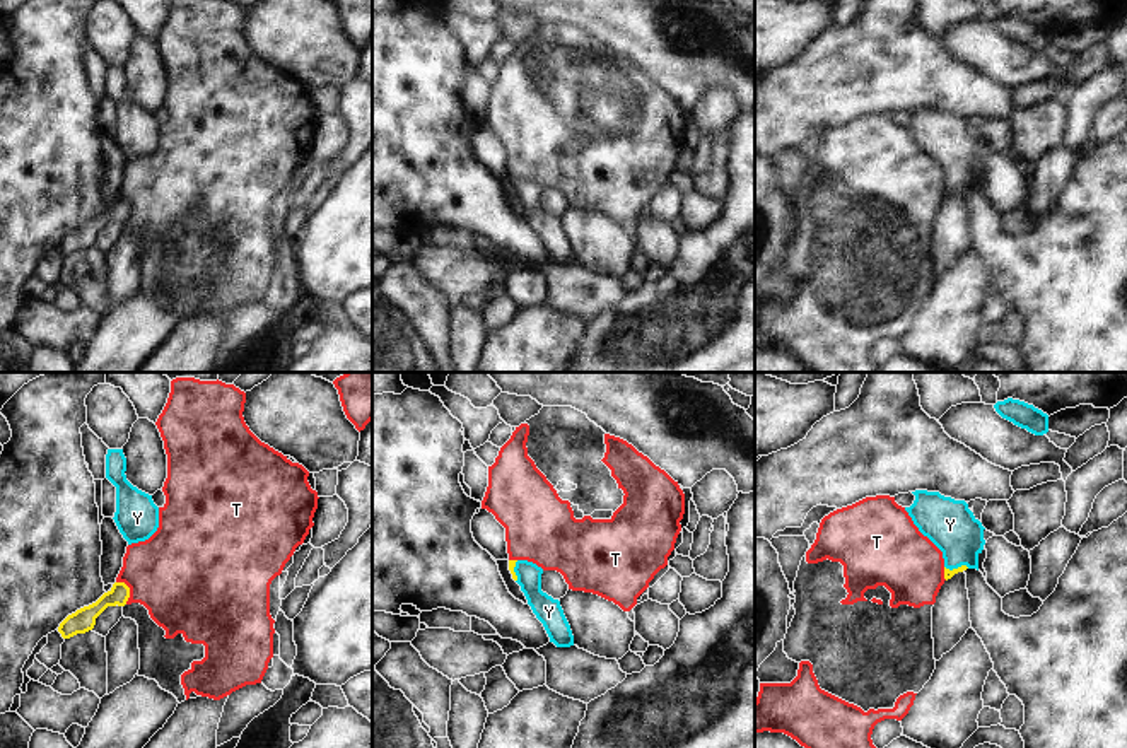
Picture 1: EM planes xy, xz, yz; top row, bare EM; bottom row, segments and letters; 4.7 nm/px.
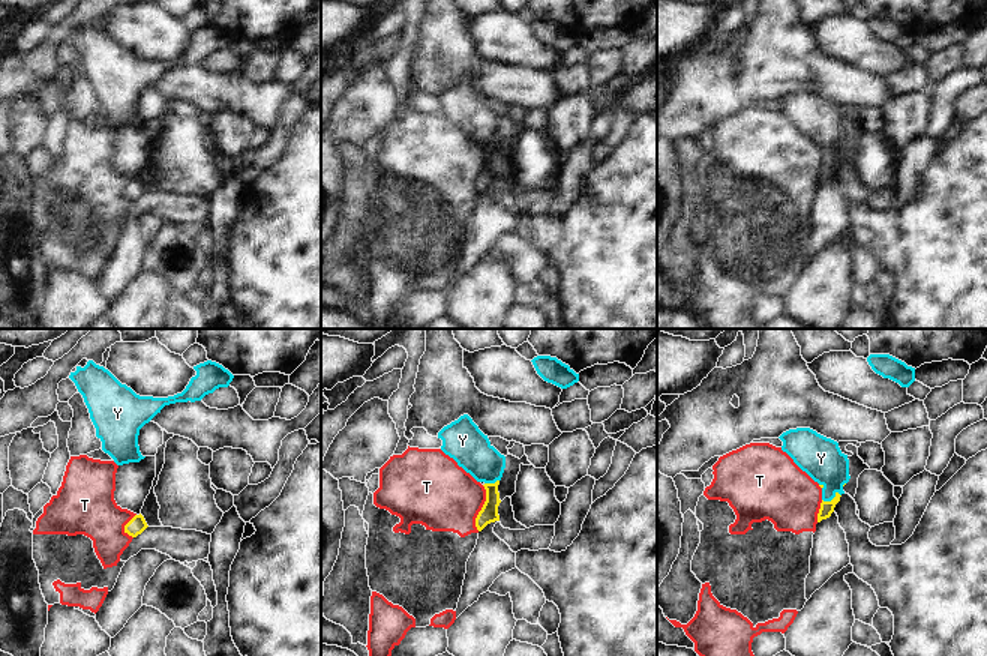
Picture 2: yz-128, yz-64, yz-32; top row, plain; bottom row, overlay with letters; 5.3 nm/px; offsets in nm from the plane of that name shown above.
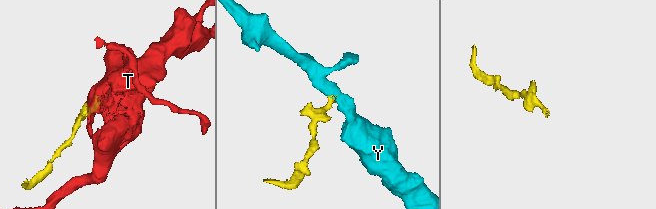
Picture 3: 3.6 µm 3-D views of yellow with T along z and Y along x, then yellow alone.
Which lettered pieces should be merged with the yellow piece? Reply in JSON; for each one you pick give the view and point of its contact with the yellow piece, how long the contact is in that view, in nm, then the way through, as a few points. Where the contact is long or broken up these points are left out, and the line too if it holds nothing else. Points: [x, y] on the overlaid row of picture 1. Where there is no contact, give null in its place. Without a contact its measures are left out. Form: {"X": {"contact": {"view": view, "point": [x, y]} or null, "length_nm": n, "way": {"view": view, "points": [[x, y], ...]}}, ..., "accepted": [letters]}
{"Y": {"contact": {"view": "yz", "point": [958, 567]}, "length_nm": 120, "way": {"view": "yz", "points": [[948, 574], [958, 567], [958, 535], [950, 525]]}}, "accepted": ["Y"]}

